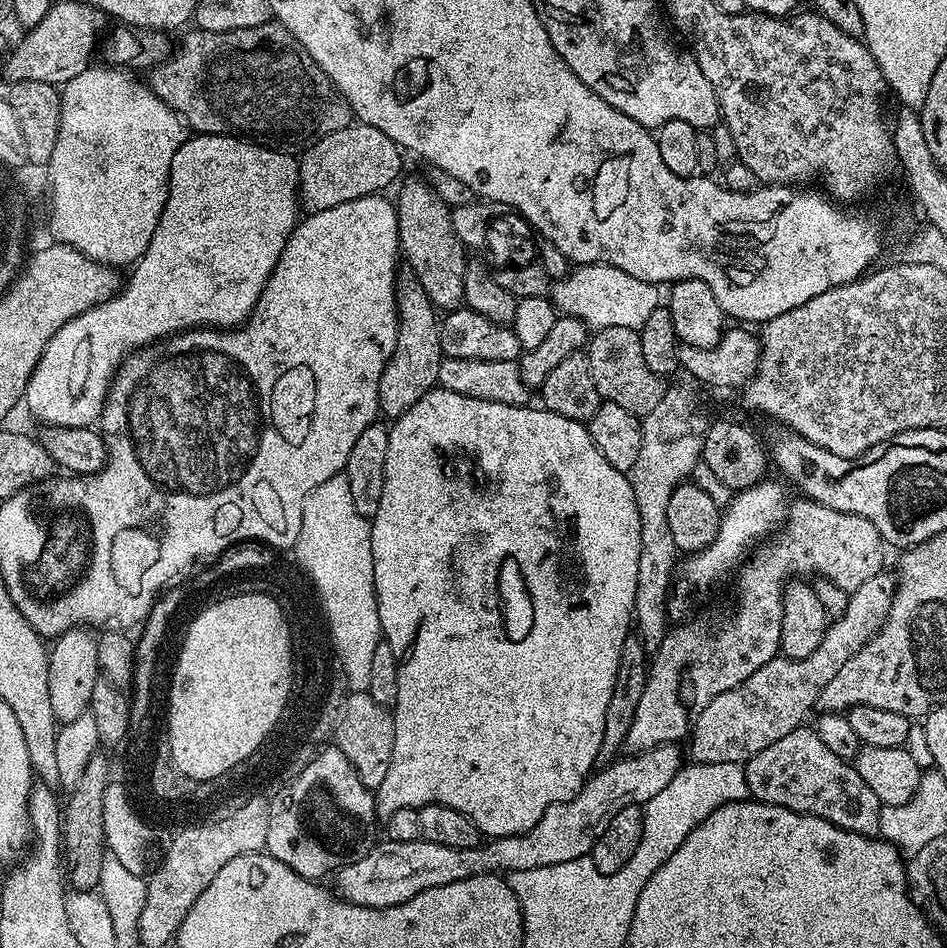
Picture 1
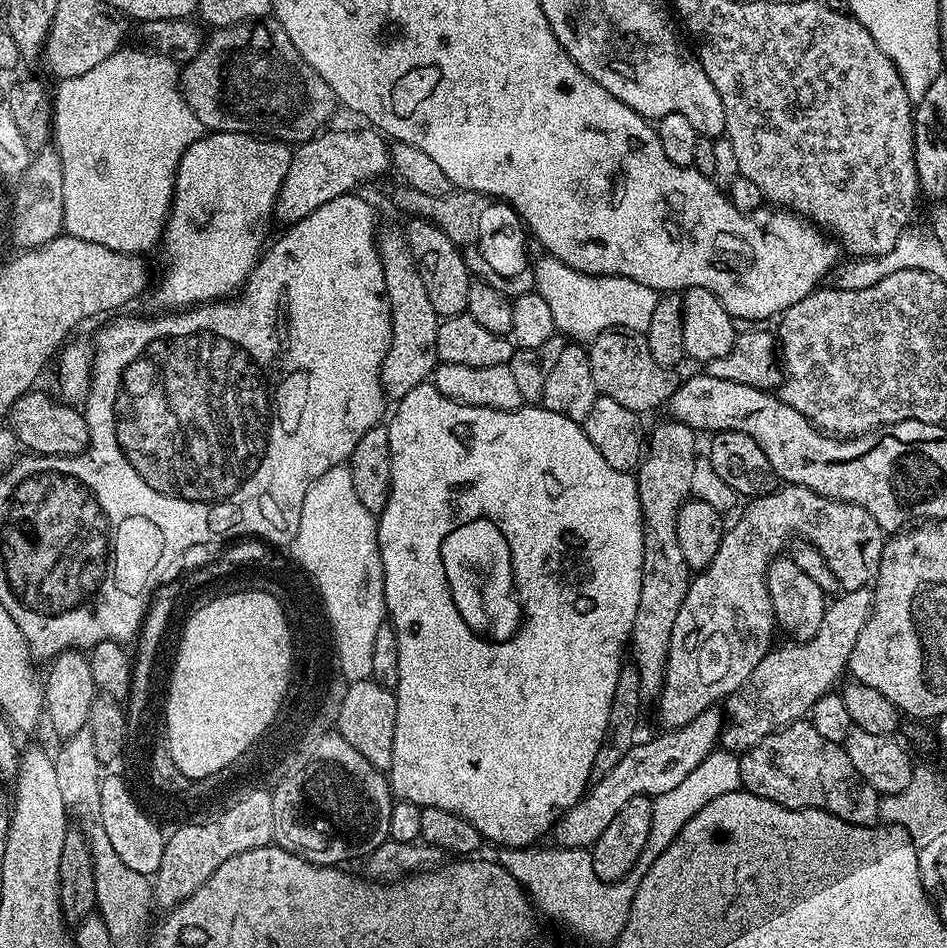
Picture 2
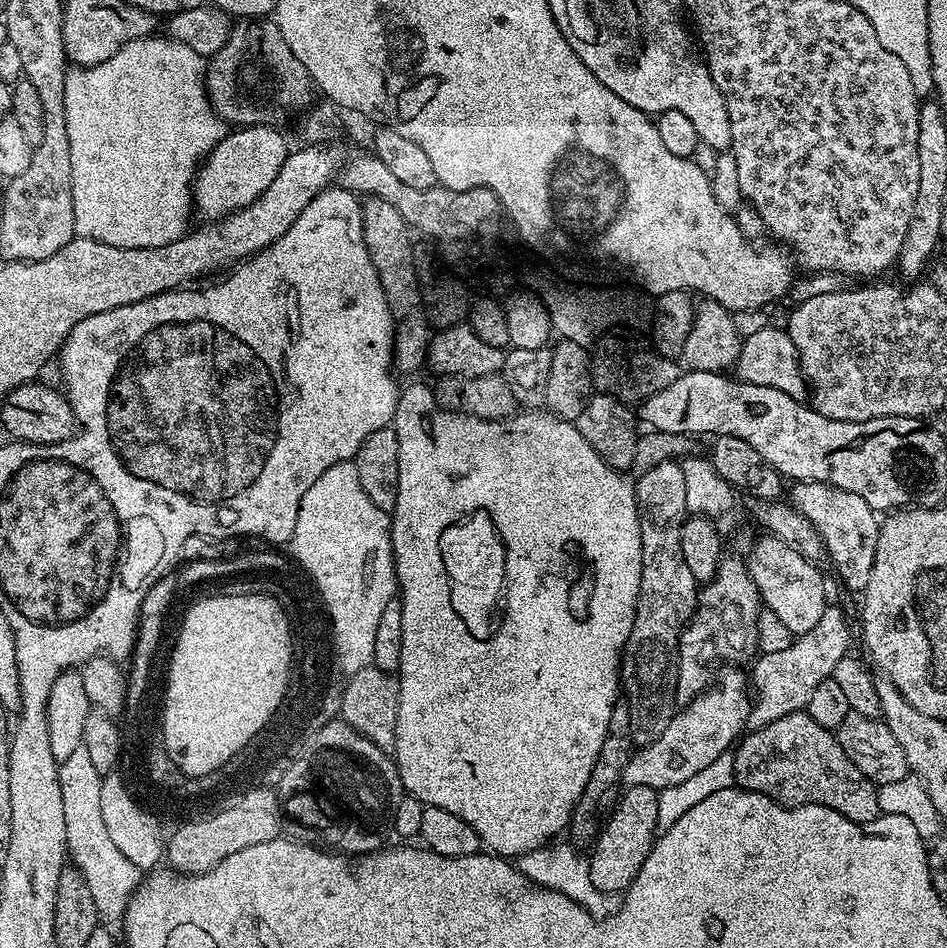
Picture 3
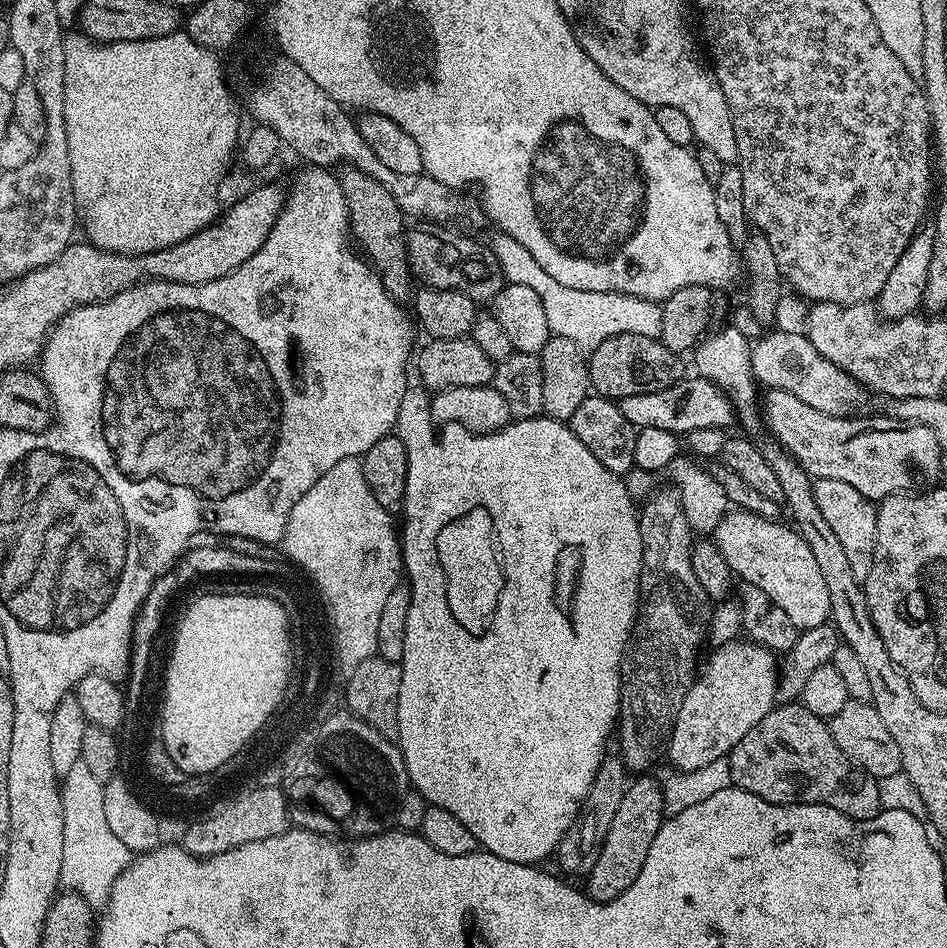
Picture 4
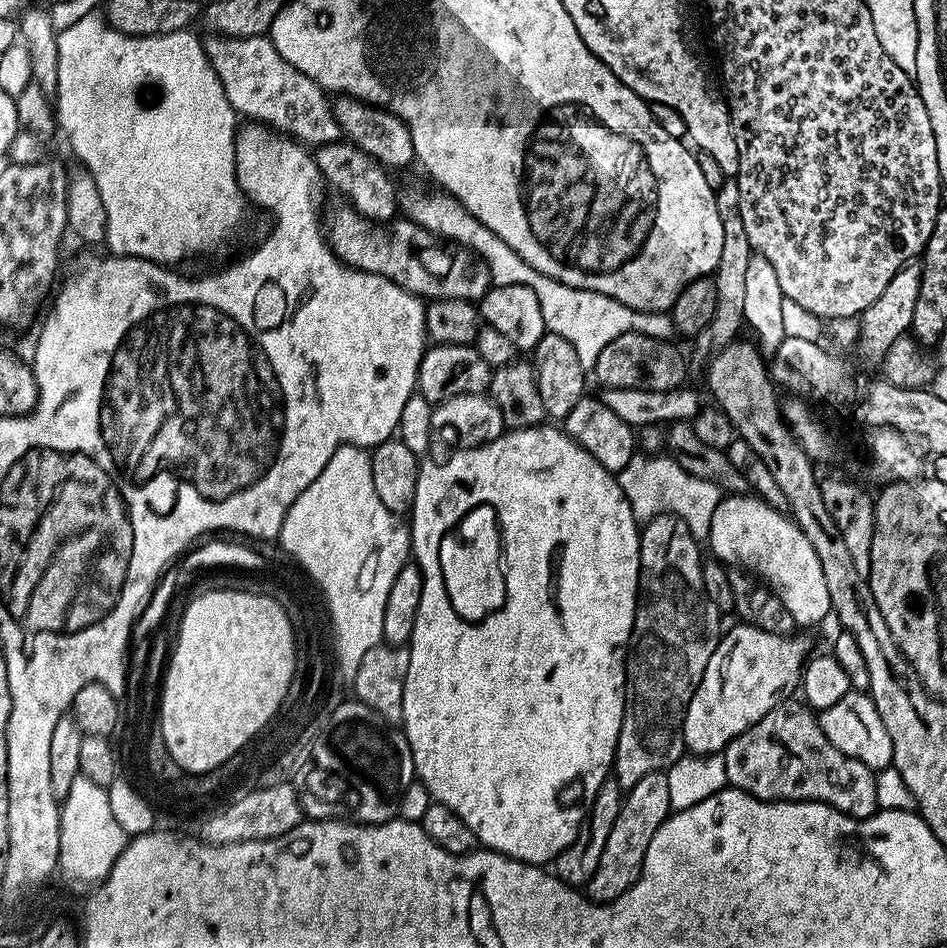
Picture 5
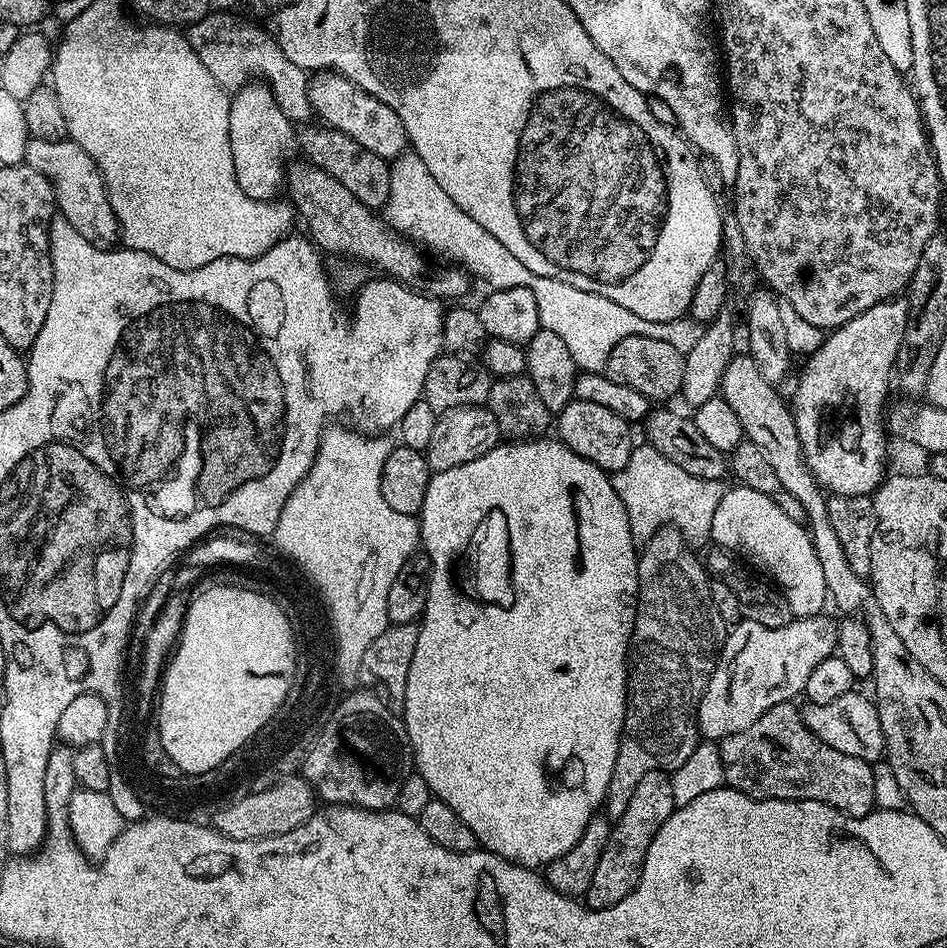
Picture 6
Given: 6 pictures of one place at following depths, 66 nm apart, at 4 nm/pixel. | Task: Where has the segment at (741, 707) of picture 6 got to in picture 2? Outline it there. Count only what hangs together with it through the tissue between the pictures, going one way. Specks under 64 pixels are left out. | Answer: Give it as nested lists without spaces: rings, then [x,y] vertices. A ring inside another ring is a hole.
[[[715,707],[707,708],[694,722],[690,722],[681,728],[661,731],[661,736],[657,740],[637,742],[610,770],[610,774],[599,777],[584,793],[583,798],[576,803],[573,808],[568,809],[557,819],[554,825],[556,832],[555,843],[561,848],[587,848],[602,838],[602,830],[610,826],[610,821],[614,819],[614,814],[630,802],[630,798],[635,796],[647,796],[655,798],[666,794],[666,790],[671,790],[690,774],[690,770],[698,767],[698,762],[702,762],[711,752],[717,751],[720,742],[720,729],[722,727],[722,716],[716,713]]]

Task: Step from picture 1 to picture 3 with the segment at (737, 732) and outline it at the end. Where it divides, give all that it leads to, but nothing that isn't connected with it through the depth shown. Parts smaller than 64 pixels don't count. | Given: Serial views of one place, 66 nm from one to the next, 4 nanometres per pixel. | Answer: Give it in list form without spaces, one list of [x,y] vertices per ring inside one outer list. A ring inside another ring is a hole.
[[[828,606],[813,628],[795,637],[792,644],[786,646],[786,650],[761,655],[751,665],[750,688],[754,699],[748,715],[748,728],[761,728],[770,722],[778,722],[778,718],[786,718],[786,714],[805,711],[810,702],[810,694],[814,694],[818,682],[831,677],[837,662],[849,655],[851,648],[848,647],[851,644],[852,632],[848,629],[848,620],[843,610]]]

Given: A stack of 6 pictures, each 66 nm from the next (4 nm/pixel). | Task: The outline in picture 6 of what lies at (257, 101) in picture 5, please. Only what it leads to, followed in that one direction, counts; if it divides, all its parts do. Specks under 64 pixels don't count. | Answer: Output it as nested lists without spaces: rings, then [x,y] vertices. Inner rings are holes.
[[[211,11],[198,22],[187,25],[184,35],[190,42],[191,49],[198,55],[206,70],[210,71],[221,88],[228,92],[236,92],[251,80],[261,78],[270,85],[275,94],[276,104],[289,120],[300,124],[308,116],[311,117],[313,111],[312,104],[309,102],[309,75],[304,68],[295,65],[290,58],[286,57],[286,52],[282,50],[282,46],[276,40],[275,35],[269,29],[266,31],[256,24],[250,24],[234,18],[230,14],[216,11]]]

